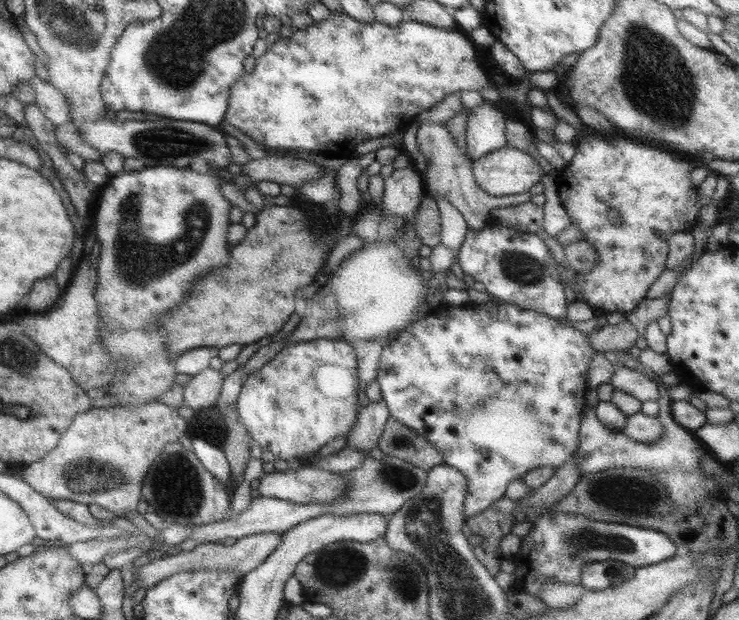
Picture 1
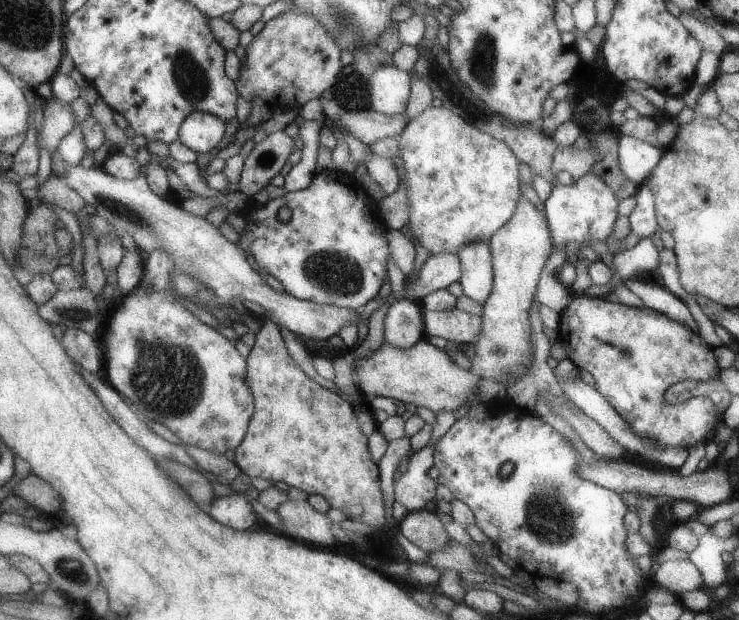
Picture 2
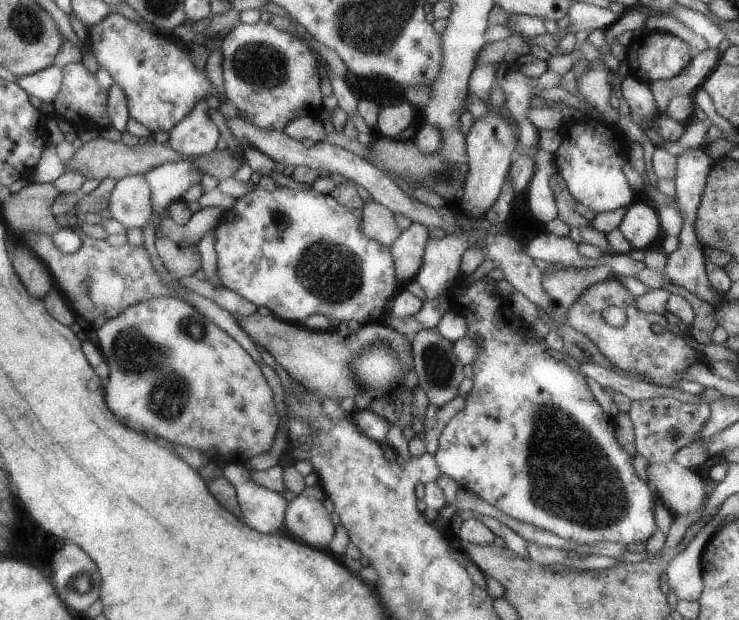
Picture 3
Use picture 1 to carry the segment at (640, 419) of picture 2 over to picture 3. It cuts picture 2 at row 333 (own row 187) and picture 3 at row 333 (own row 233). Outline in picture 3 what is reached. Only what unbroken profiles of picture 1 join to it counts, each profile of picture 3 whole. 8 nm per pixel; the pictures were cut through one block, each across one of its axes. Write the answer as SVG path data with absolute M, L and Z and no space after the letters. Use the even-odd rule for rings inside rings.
M611 273L606 280L592 284L578 296L576 302L568 308L566 324L590 338L610 364L620 368L621 372L634 376L638 374L664 388L674 386L680 382L680 376L699 361L698 352L686 338L670 332L665 314L642 312L636 308L634 300L636 297ZM609 306L622 307L627 313L626 324L622 328L614 328L602 318L602 311Z

